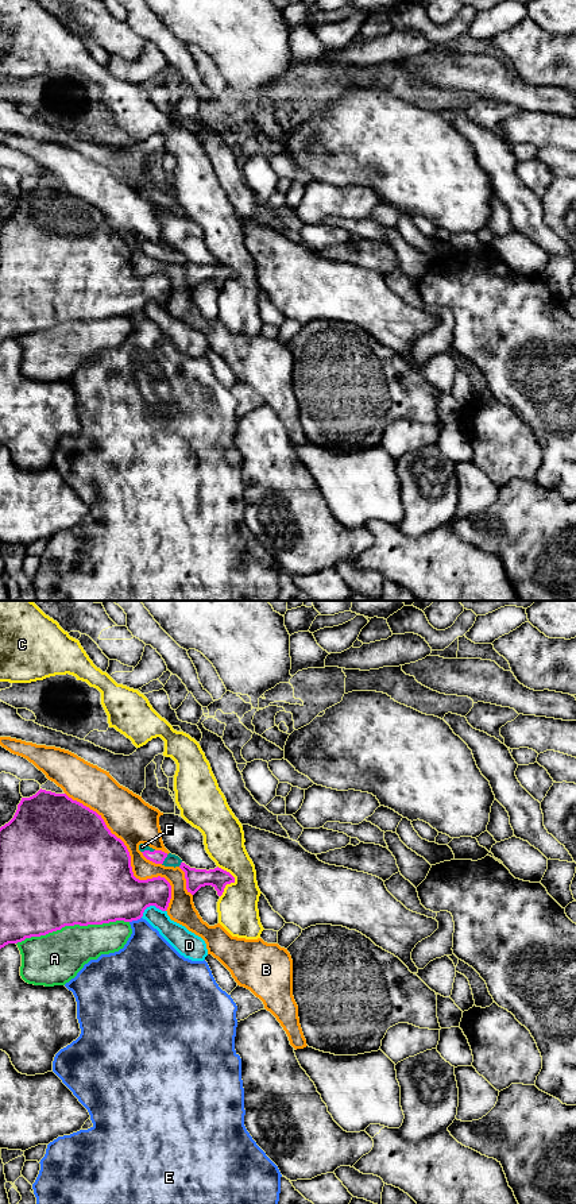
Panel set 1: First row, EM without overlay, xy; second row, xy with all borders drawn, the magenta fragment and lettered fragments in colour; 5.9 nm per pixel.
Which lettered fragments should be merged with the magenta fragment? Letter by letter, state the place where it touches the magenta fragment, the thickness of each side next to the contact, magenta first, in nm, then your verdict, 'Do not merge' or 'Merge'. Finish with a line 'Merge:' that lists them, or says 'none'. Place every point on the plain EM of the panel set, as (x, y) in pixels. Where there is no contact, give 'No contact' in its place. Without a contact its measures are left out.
A: Touches magenta at xy (72, 320). Thickness 500 nm (magenta) against 300 nm. Do not merge
B: Touches magenta at xy (130, 254). Thickness 500 nm (magenta) against 280 nm. Do not merge
C: Touches magenta at xy (234, 276). Thickness 120 nm (magenta) against 240 nm. Do not merge
D: Touches magenta at xy (151, 300). Thickness 320 nm (magenta) against 140 nm. Do not merge
E: Touches magenta at xy (135, 315). Thickness 380 nm (magenta) against 320 nm. Do not merge
F: Touches magenta at xy (163, 255). Thickness 80 nm (magenta) against 80 nm. Merge
Merge: F

